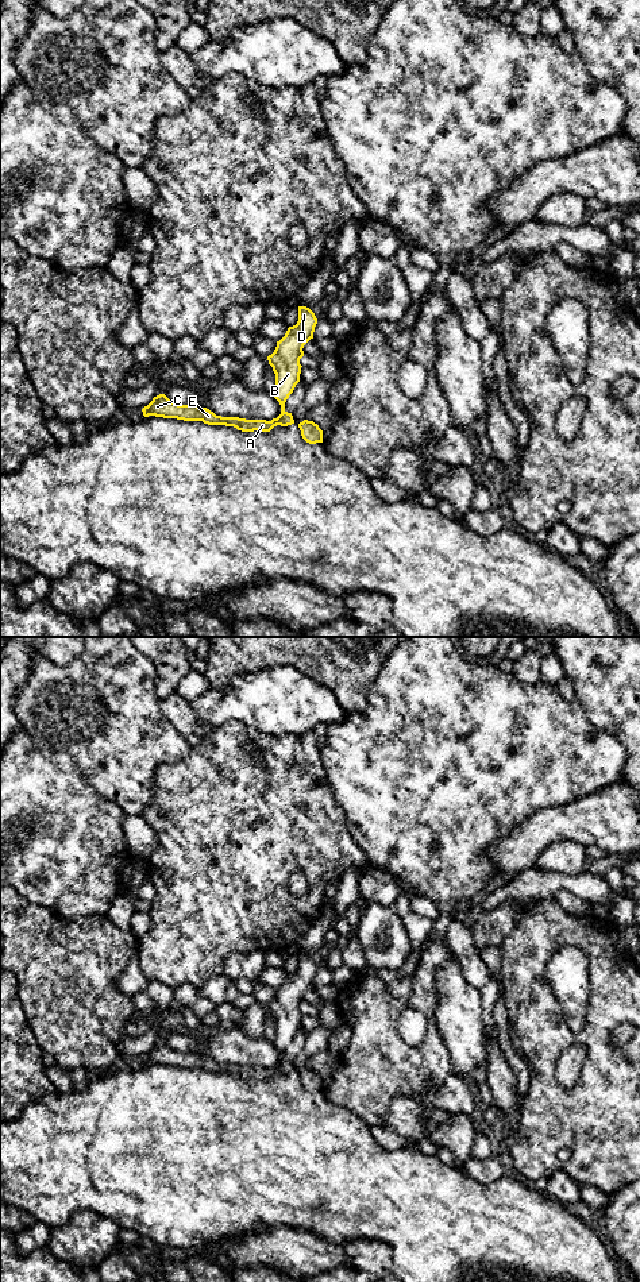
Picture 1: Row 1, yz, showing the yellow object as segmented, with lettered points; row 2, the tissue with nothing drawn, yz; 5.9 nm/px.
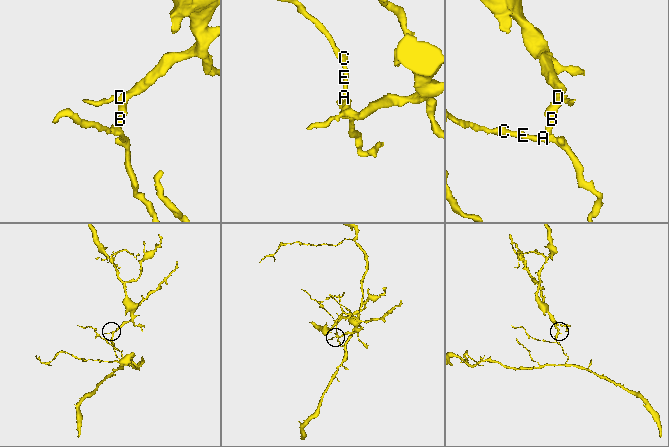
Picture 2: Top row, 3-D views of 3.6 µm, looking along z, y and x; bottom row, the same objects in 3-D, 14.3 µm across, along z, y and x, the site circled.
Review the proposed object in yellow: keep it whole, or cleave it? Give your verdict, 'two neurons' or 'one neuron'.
two neurons

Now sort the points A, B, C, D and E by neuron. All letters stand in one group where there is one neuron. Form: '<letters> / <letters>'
A C E / B D

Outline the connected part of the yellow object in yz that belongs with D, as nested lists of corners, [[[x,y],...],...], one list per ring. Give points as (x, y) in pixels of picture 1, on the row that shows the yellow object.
[[[298,306],[298,321],[289,327],[285,336],[277,341],[277,347],[267,356],[269,364],[275,374],[274,398],[281,405],[281,414],[285,413],[285,402],[300,382],[304,345],[313,339],[317,318],[306,306]]]

